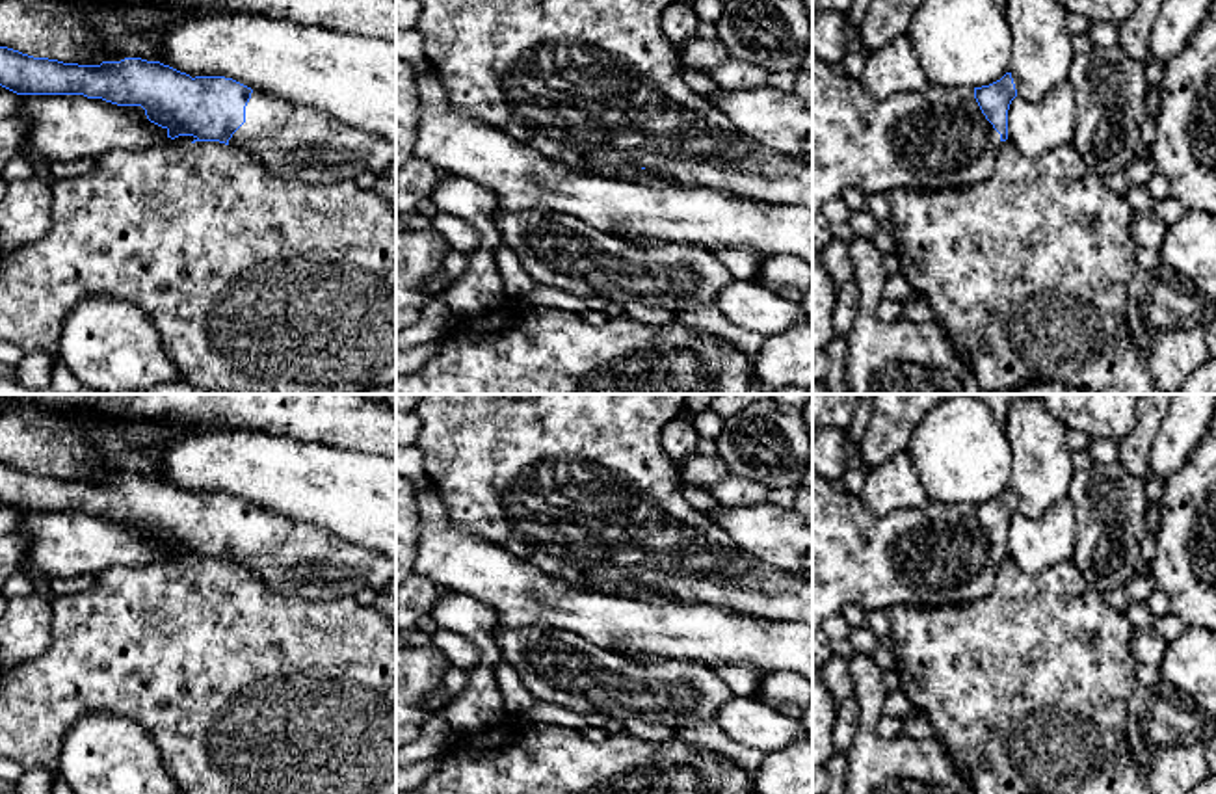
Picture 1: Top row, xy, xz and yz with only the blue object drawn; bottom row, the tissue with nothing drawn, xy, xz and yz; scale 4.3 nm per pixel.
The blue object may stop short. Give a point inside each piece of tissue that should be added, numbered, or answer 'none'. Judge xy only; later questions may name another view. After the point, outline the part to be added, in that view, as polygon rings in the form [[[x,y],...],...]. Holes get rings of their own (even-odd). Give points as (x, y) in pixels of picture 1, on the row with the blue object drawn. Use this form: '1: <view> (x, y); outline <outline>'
1: xy (305, 144); outline [[[260,91],[251,93],[245,123],[232,134],[229,145],[247,151],[271,175],[307,184],[350,180],[366,171],[379,175],[396,160],[396,141],[351,128],[318,108]]]

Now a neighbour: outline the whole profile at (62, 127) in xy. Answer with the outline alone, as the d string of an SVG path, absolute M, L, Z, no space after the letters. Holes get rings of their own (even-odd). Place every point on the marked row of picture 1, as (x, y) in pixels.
M20 95L17 113L30 123L17 154L35 165L80 158L97 160L113 149L149 149L171 139L167 128L151 123L141 106L117 106L84 95Z

